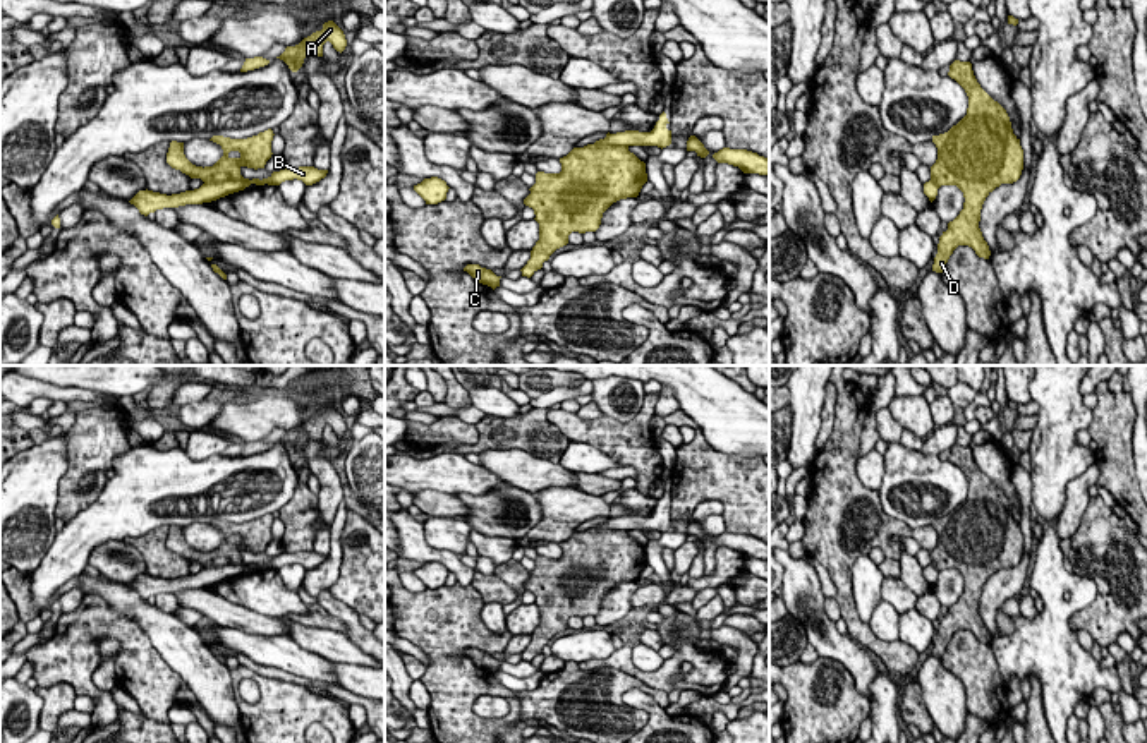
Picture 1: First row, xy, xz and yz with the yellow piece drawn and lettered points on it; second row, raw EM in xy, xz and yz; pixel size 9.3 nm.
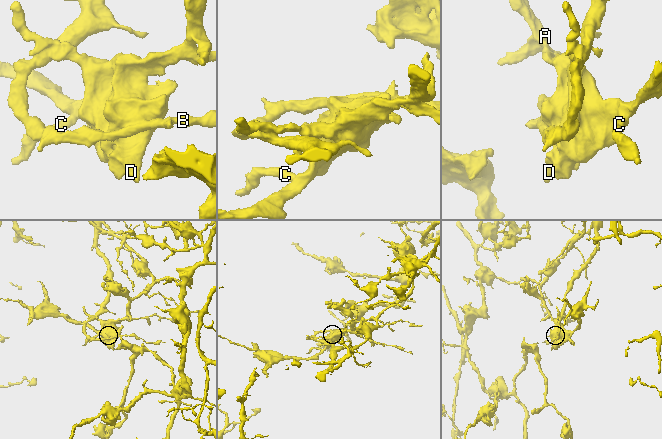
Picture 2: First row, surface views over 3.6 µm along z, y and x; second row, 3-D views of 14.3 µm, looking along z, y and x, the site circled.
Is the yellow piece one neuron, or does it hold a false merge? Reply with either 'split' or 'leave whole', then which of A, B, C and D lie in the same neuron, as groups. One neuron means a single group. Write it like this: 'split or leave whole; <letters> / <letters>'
split; A C D / B

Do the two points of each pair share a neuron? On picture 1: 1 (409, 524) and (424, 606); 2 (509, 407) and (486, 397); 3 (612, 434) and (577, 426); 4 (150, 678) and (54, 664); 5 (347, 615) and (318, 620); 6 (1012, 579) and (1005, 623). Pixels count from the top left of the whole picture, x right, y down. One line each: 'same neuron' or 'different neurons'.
1: different neurons
2: same neuron
3: same neuron
4: same neuron
5: different neurons
6: different neurons

